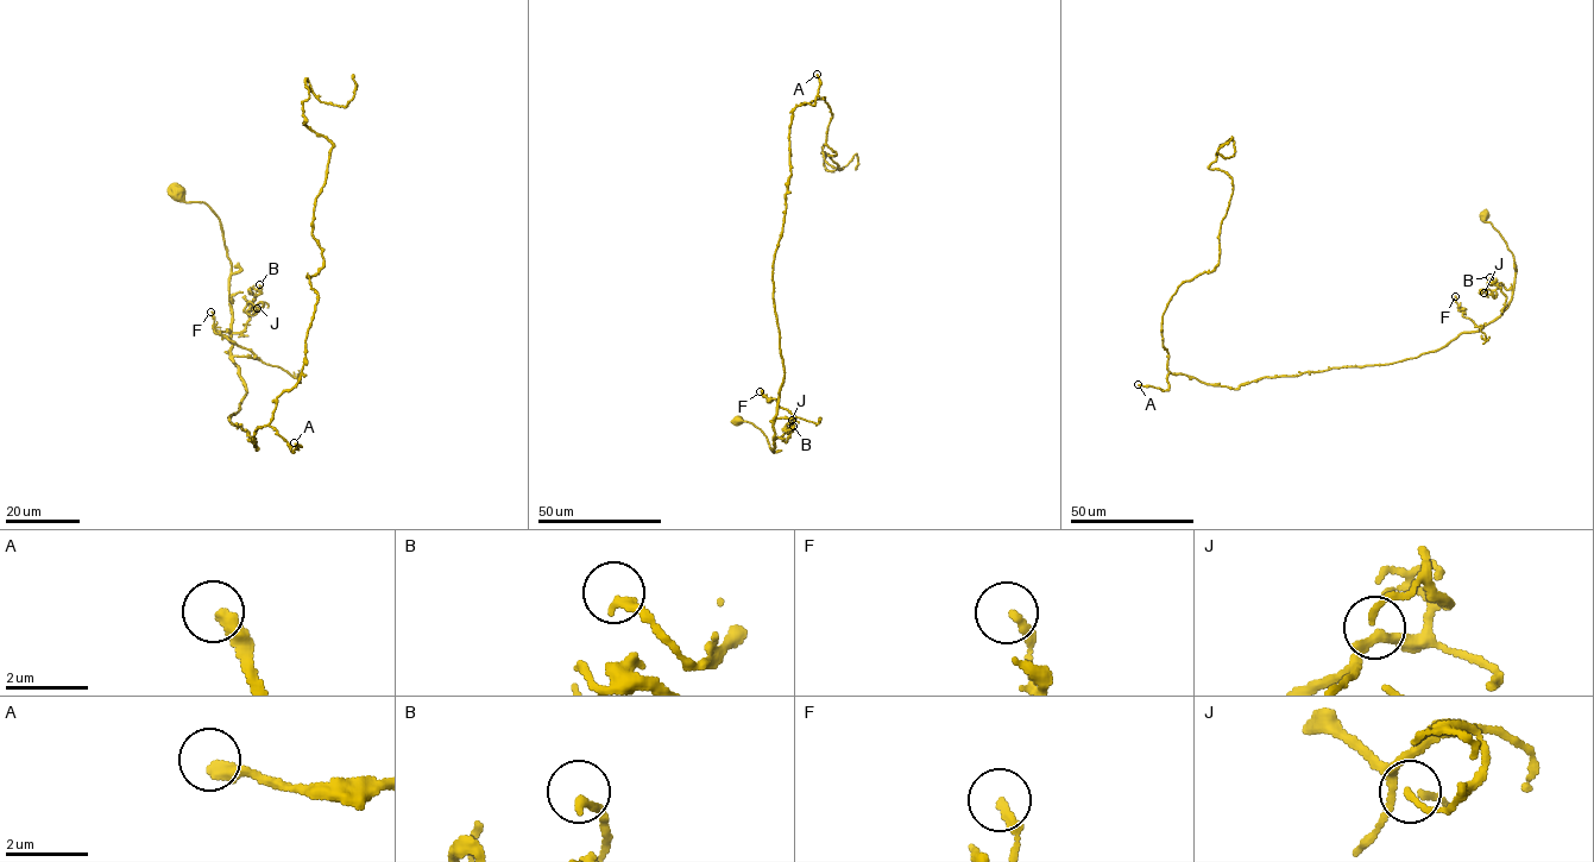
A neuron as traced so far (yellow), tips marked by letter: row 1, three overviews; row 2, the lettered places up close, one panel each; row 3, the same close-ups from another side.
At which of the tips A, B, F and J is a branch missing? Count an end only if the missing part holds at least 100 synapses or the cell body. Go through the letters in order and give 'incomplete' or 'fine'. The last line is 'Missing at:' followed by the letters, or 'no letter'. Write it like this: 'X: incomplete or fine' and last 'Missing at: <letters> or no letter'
A: incomplete
B: fine
F: fine
J: fine
Missing at: A

